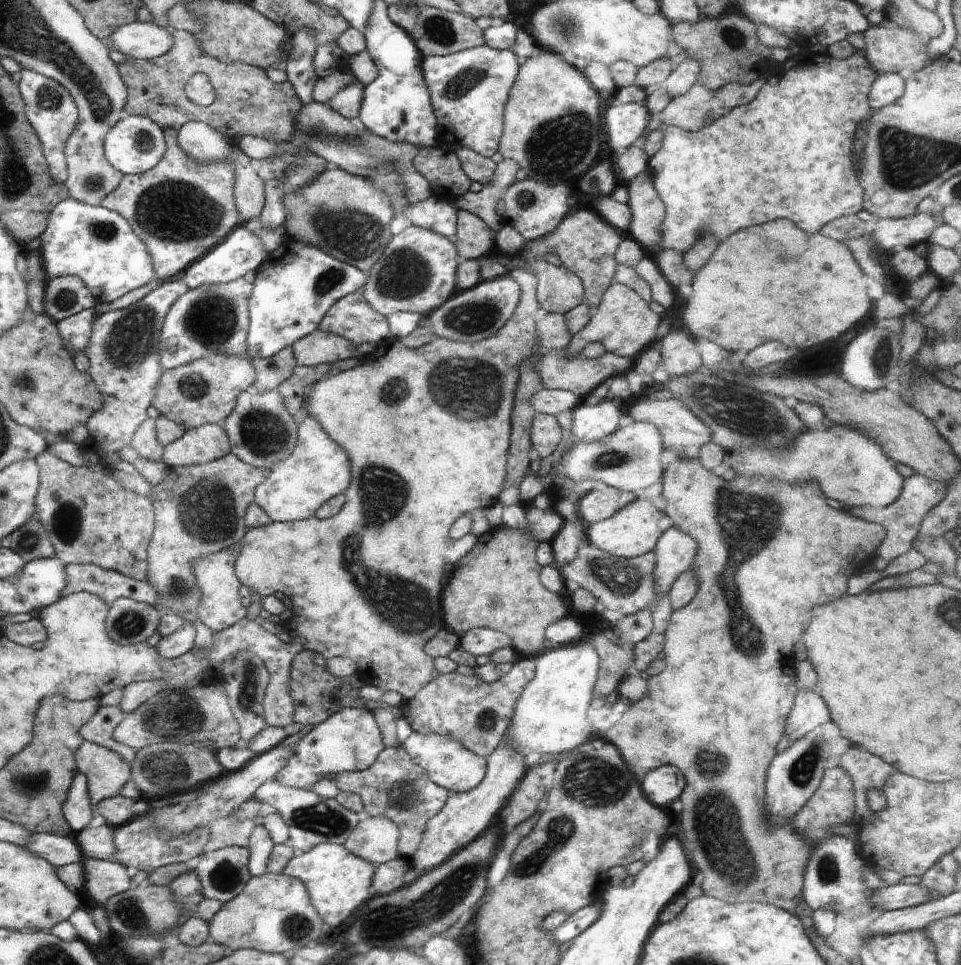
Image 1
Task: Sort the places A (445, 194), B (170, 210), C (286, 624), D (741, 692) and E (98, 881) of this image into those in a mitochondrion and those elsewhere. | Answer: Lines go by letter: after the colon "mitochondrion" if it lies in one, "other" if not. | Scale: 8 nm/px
A: other
B: mitochondrion
C: other
D: other
E: other

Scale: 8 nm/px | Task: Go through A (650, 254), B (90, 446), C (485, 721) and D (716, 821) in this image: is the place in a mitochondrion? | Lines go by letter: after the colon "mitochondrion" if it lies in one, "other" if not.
A: other
B: other
C: mitochondrion
D: mitochondrion

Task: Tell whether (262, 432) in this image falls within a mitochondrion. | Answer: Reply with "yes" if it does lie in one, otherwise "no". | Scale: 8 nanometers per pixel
yes

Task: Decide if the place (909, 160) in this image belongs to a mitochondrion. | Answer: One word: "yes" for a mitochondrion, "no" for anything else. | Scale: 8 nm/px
yes

